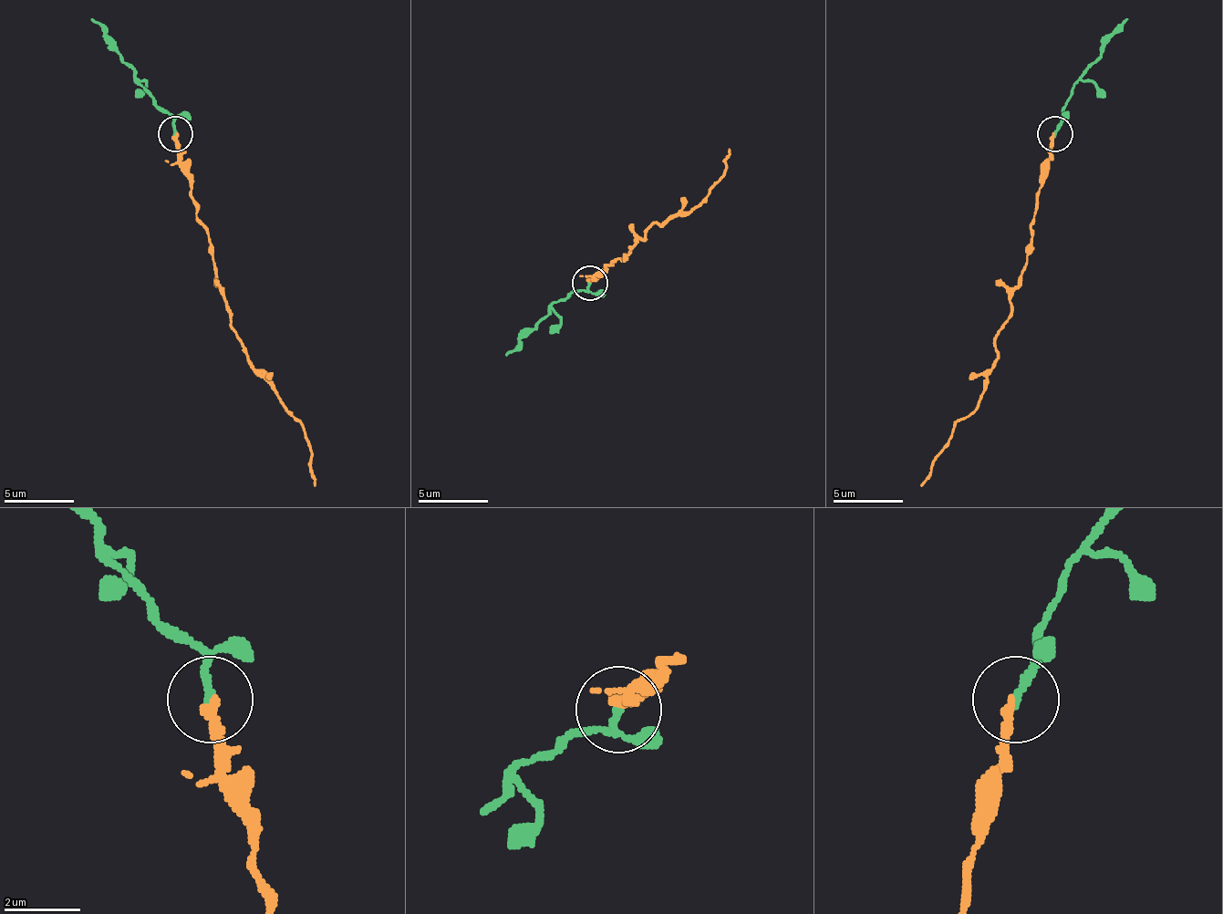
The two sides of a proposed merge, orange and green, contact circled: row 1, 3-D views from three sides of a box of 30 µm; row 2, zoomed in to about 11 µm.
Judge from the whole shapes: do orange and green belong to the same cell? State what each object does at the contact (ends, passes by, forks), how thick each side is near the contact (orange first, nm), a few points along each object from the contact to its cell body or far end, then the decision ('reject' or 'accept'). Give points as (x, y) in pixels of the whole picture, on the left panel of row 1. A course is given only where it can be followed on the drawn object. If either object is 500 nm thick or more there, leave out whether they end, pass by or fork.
orange ends there; green ends there; 260 nm thick on the orange side, 200 nm on the other; orange runs (176, 135), (183, 173), (211, 246), (214, 285), (224, 295), (228, 319), (245, 358), (301, 424), (316, 486); green runs (176, 135), (172, 117), (92, 19); accept

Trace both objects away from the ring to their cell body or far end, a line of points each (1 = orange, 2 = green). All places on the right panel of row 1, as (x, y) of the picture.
1: (1053, 135), (1022, 285), (995, 340), (998, 358), (980, 403), (956, 424), (921, 486)
2: (1053, 135), (1072, 86), (1127, 19)

